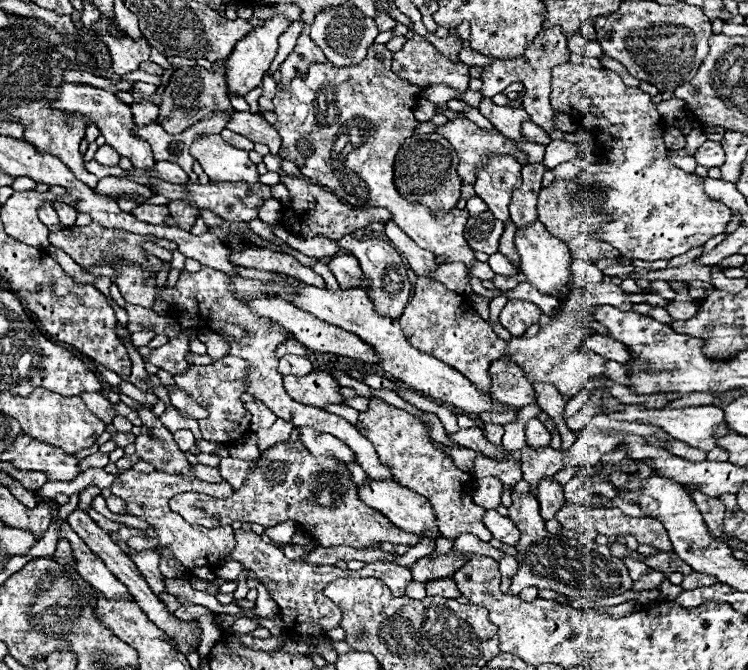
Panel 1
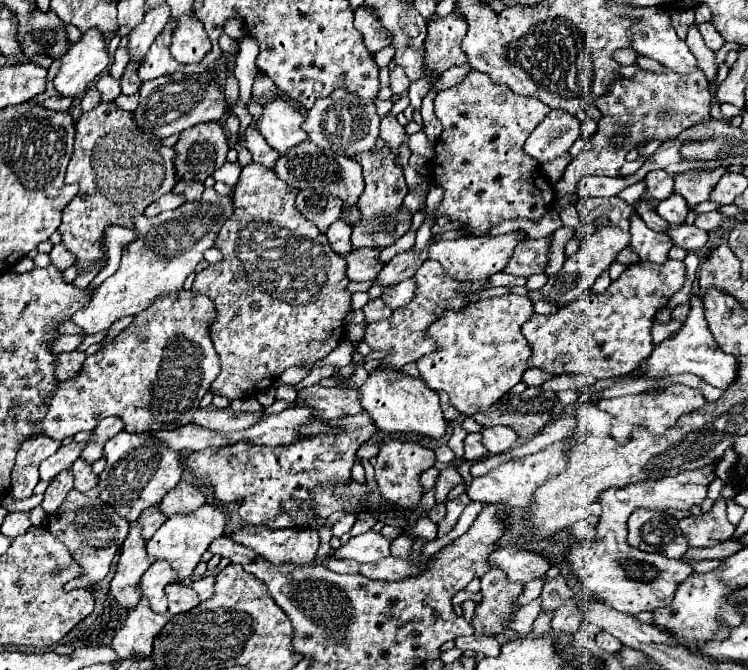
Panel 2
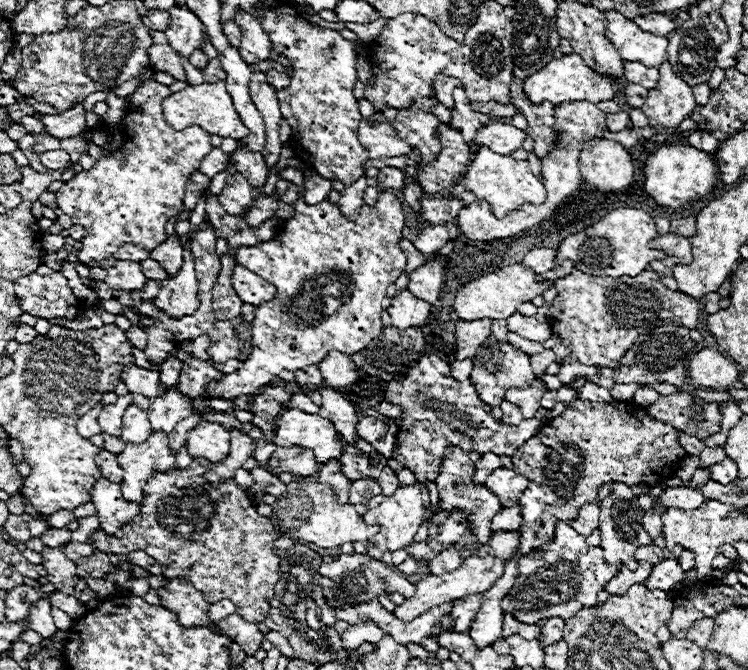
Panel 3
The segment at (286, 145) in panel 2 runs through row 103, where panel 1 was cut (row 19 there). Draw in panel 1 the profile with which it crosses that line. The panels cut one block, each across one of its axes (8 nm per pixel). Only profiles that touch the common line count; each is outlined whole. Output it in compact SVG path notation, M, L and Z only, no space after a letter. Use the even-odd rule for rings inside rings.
M274 16L270 20L264 22L264 26L254 28L248 36L244 36L232 56L224 62L224 76L226 76L226 90L228 94L238 94L238 96L246 96L250 90L254 90L256 86L260 86L262 76L266 74L266 70L270 68L276 52L278 52L278 36L288 28L290 20L282 18L282 16Z

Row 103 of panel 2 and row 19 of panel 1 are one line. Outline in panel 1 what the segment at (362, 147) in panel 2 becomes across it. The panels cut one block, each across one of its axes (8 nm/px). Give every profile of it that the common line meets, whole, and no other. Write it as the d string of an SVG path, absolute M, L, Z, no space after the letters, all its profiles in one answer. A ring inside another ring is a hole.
M334 6L316 16L312 22L310 38L324 50L326 58L334 62L334 66L356 66L366 58L366 50L372 46L374 38L380 34L374 18L364 16L356 6Z

